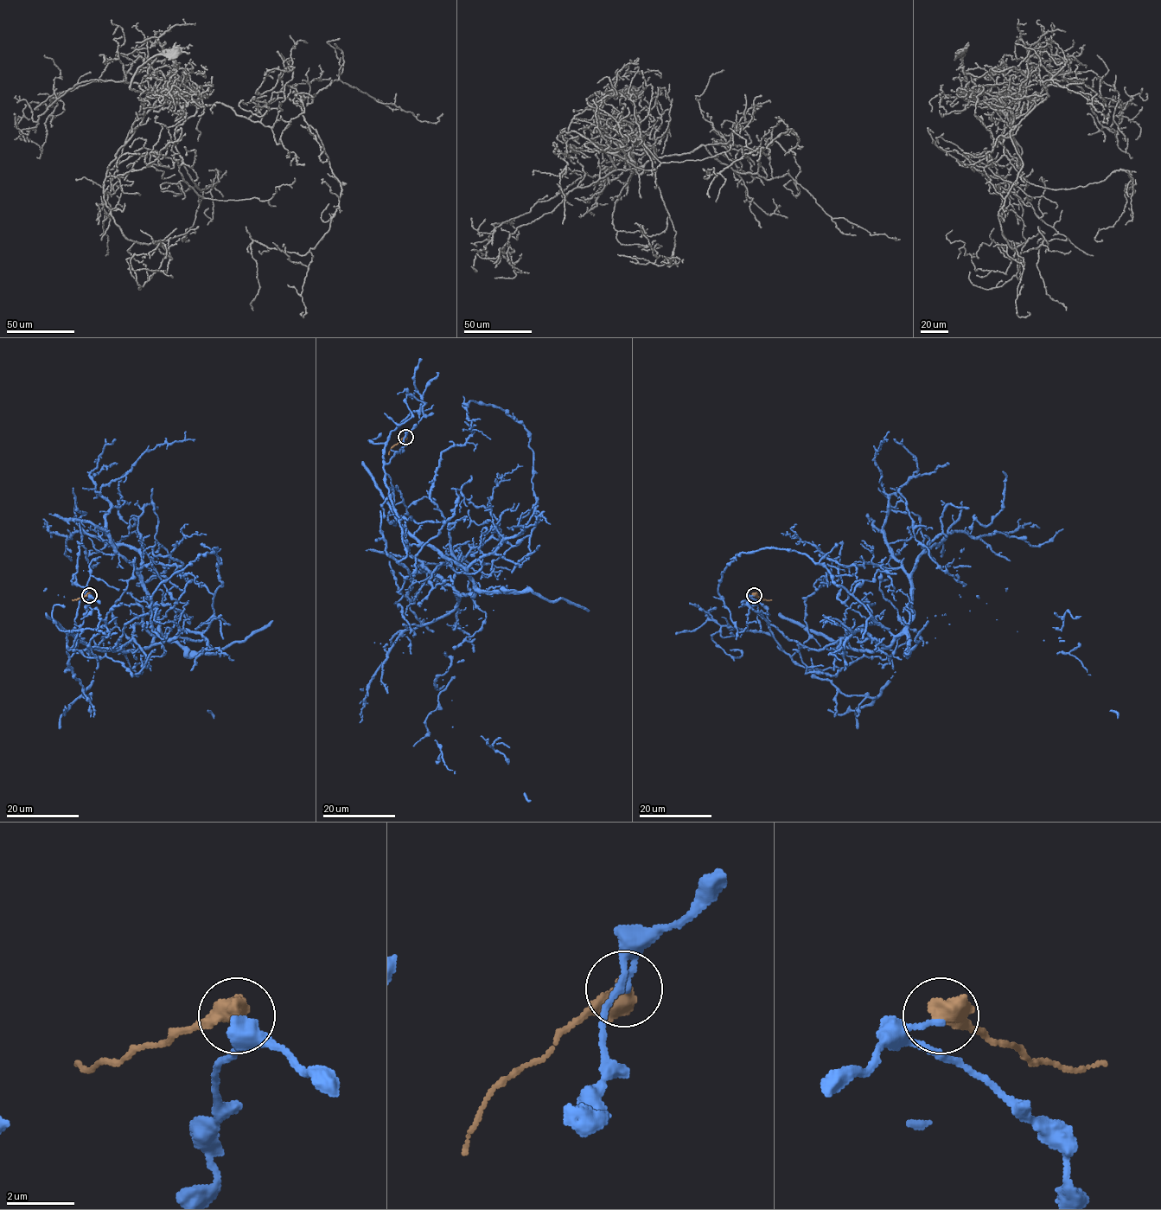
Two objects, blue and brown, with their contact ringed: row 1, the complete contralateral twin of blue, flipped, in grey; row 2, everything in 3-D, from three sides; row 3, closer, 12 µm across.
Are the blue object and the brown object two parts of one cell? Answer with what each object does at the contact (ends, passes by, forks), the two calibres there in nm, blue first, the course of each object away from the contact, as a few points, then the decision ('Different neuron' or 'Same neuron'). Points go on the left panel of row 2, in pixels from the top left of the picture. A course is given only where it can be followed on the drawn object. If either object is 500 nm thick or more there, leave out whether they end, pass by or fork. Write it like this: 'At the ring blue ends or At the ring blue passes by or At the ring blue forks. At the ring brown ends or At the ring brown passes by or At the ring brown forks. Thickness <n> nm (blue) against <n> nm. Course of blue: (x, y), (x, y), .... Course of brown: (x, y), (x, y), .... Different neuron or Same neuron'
Thickness 150 nm (blue) against 700 nm. Course of blue: (89, 595), (84, 697), (156, 632), (136, 568), (213, 594), (217, 548), (151, 597), (163, 639). Course of brown: (89, 594), (72, 600). Different neuron

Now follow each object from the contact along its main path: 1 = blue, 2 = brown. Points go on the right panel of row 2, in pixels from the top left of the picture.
1: (754, 595), (846, 695), (895, 671), (862, 649), (908, 625), (902, 568), (851, 594), (738, 553), (736, 639)
2: (754, 594), (771, 600)

